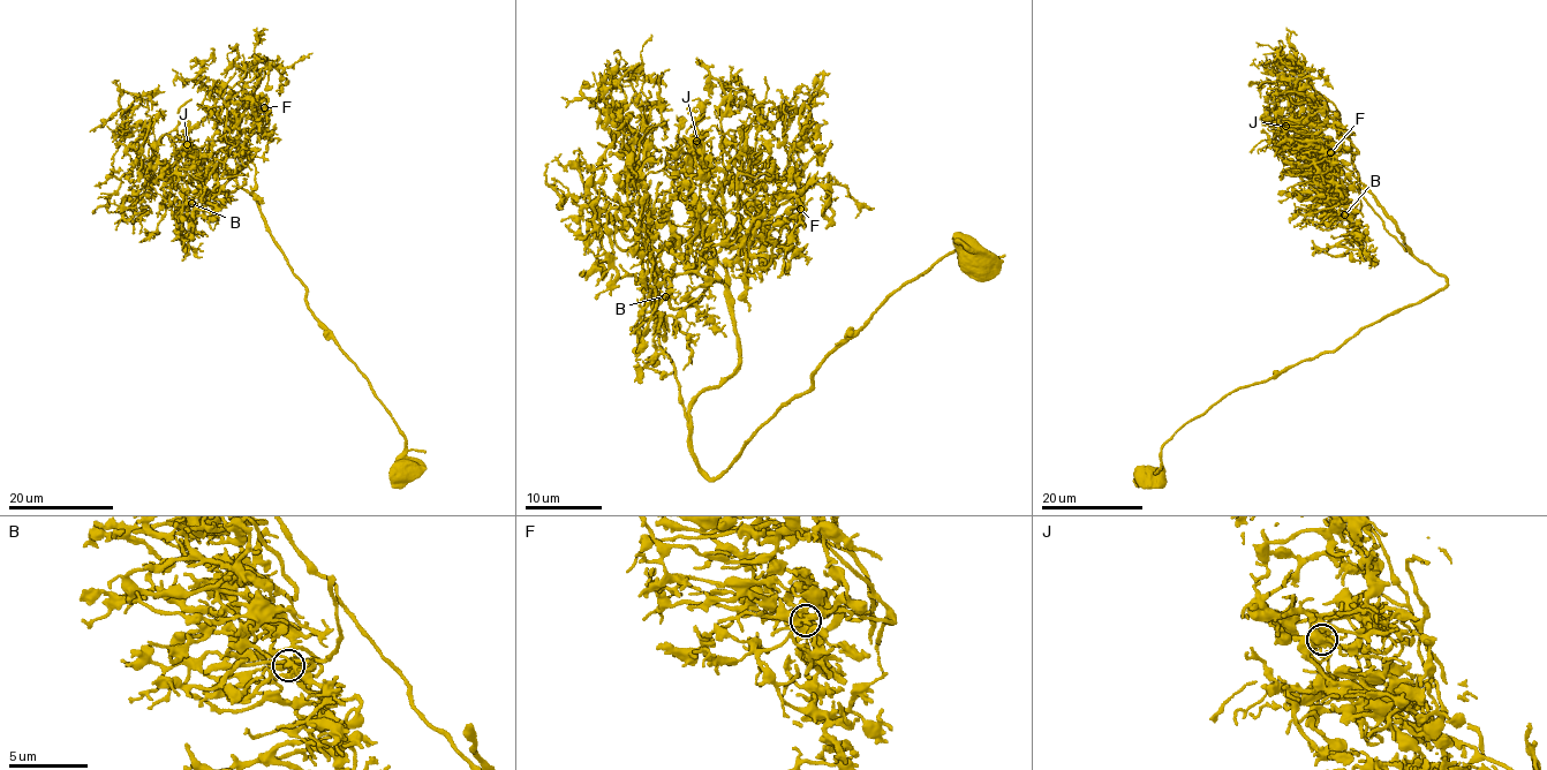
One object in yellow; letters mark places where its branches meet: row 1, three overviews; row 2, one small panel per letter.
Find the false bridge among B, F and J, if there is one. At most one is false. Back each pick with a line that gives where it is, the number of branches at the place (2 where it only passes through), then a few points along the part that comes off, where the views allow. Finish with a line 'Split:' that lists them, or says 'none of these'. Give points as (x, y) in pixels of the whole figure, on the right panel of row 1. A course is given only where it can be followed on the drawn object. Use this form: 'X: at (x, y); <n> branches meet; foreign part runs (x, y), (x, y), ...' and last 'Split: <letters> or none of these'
J: at (1285, 126); 6 branches meet; foreign part runs (1285, 126), (1292, 118), (1310, 119), (1314, 123), (1283, 144), (1265, 140), (1250, 152)
Split: J

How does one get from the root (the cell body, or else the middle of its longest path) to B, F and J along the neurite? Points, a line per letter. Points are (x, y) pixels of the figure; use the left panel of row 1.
B: (407, 469), (406, 436), (310, 311), (255, 199), (247, 189), (223, 190), (246, 152), (221, 148), (191, 203)
F: (407, 469), (406, 436), (310, 311), (255, 199), (223, 190), (247, 161), (225, 133), (249, 103), (264, 107)
J: (407, 469), (406, 436), (310, 311), (255, 199), (223, 190), (246, 152), (217, 140), (197, 157), (187, 144)

